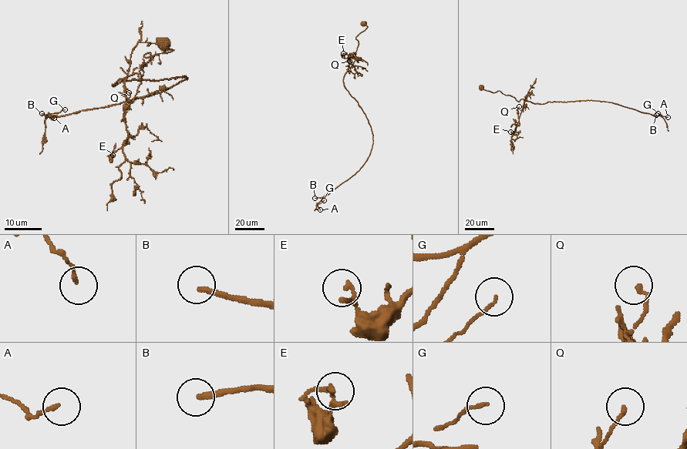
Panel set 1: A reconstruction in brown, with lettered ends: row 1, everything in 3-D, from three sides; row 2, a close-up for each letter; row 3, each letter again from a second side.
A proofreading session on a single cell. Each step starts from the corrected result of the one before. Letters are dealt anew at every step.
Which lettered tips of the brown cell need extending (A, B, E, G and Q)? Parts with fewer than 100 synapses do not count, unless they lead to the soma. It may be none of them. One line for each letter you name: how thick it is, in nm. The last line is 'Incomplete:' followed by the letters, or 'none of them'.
B: calibre 200 nm
Incomplete: B

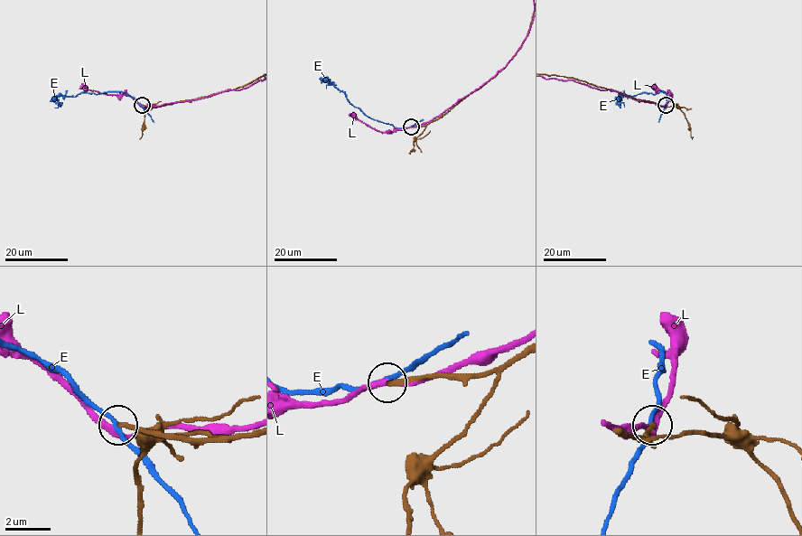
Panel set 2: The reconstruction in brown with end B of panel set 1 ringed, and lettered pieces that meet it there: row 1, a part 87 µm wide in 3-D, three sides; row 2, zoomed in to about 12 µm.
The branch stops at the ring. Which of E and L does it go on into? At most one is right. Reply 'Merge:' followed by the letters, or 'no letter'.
Merge: no letter

